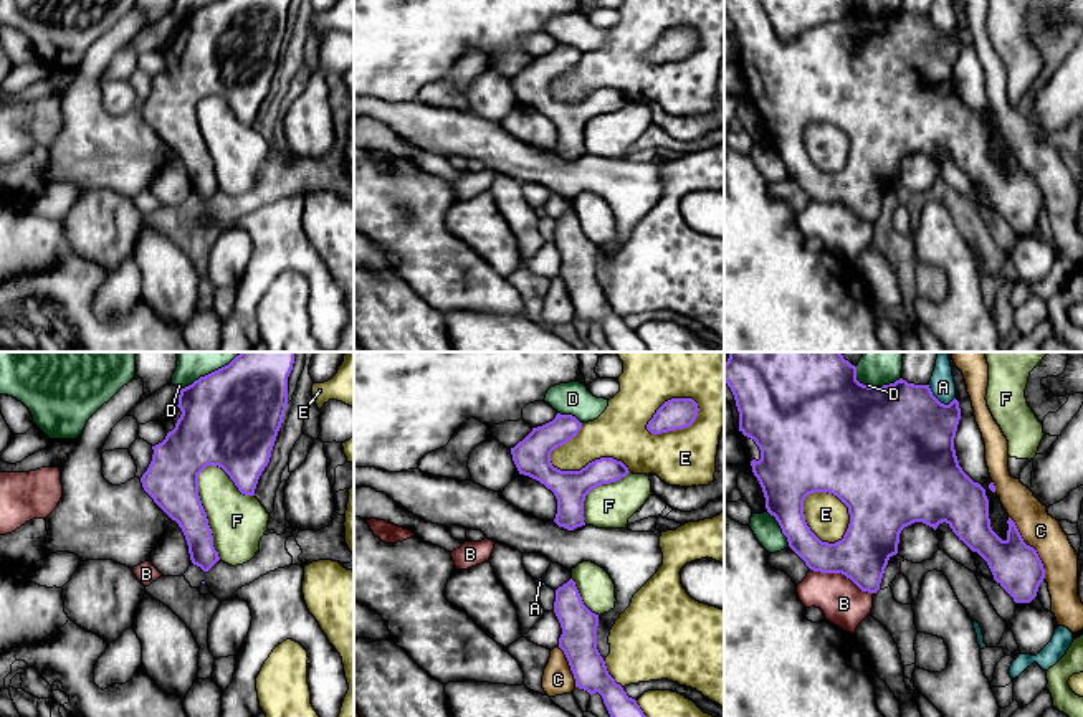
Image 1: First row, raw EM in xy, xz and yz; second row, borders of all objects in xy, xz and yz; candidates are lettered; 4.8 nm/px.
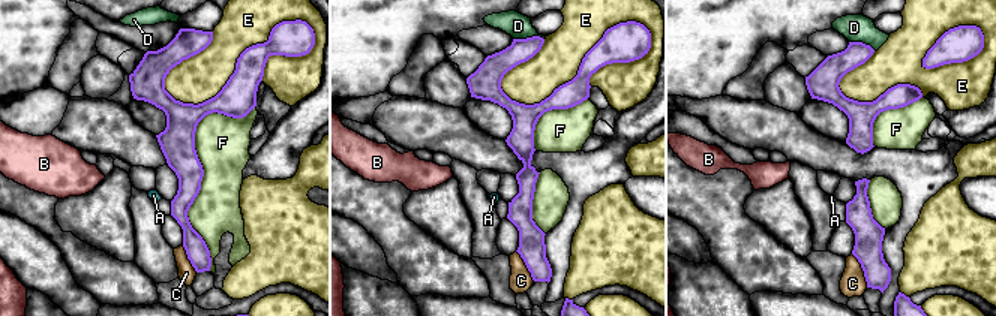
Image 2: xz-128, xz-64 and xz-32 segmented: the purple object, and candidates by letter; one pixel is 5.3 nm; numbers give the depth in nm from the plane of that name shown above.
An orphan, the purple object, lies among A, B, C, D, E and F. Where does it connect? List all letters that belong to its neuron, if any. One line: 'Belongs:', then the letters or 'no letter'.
Belongs: no letter

